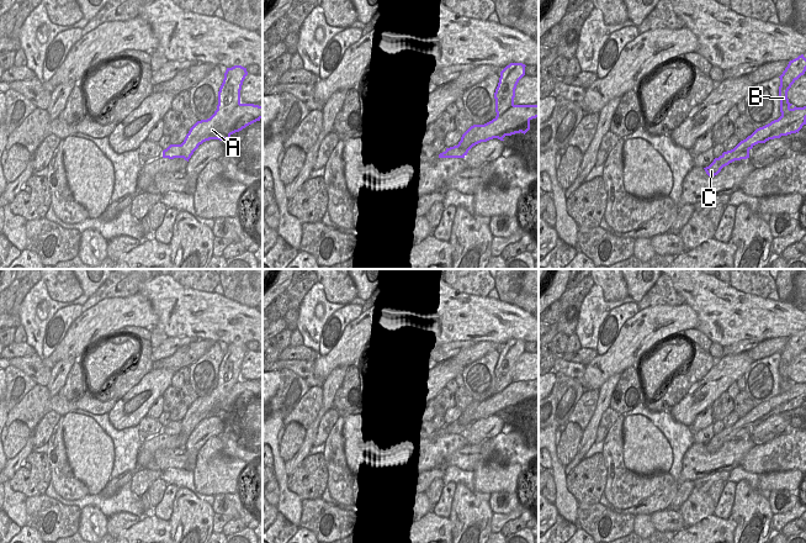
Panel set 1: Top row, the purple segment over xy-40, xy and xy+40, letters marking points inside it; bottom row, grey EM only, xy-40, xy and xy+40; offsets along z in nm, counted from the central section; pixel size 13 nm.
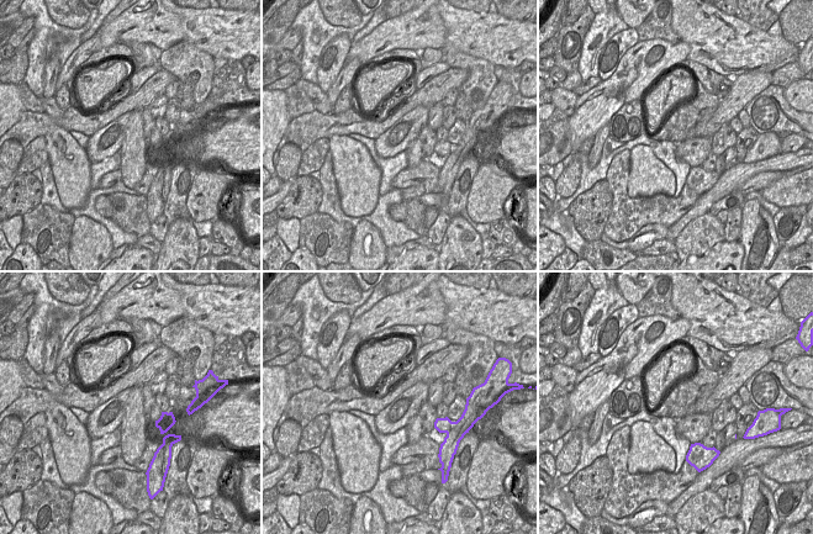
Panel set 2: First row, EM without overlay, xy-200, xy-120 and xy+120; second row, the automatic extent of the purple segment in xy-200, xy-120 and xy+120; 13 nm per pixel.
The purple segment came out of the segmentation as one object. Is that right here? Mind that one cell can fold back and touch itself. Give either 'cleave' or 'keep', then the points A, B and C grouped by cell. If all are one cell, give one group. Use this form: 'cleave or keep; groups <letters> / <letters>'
cleave; groups A C / B

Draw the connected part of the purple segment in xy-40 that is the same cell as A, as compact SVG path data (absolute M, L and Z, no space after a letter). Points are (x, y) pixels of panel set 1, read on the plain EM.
M239 380L227 396L221 396L213 402L208 404L210 416L224 416L232 418L230 412L242 407L246 402L260 397L263 395L263 383L254 380Z

